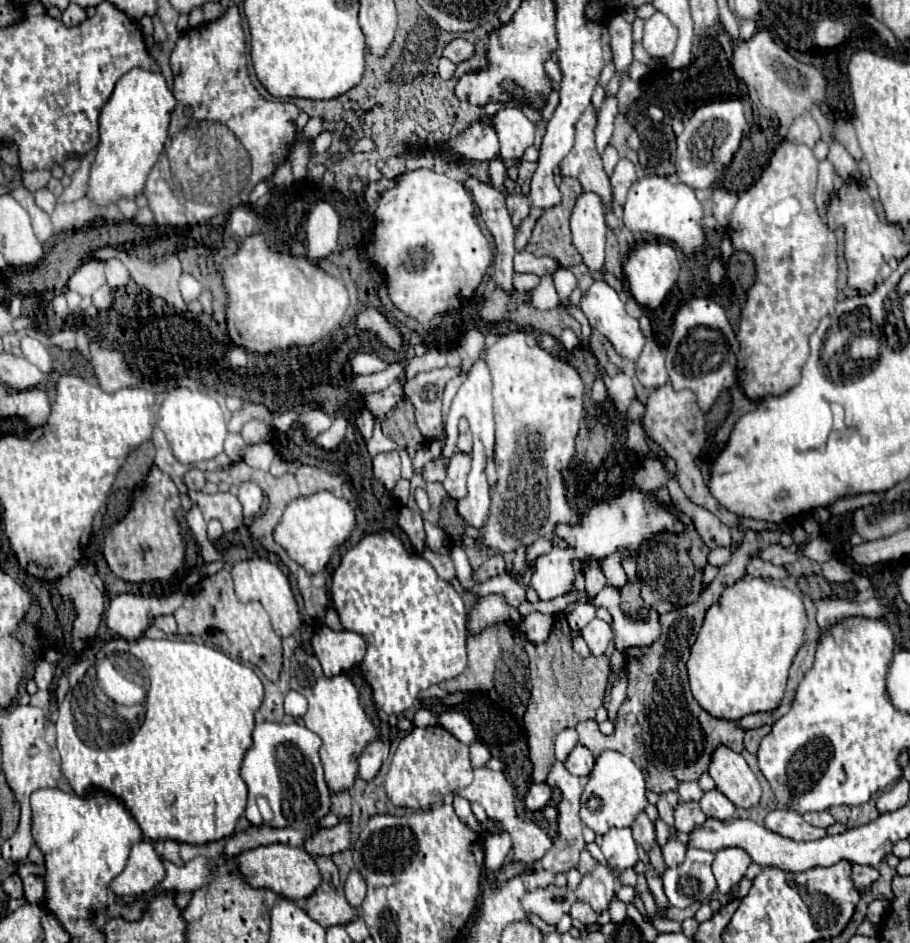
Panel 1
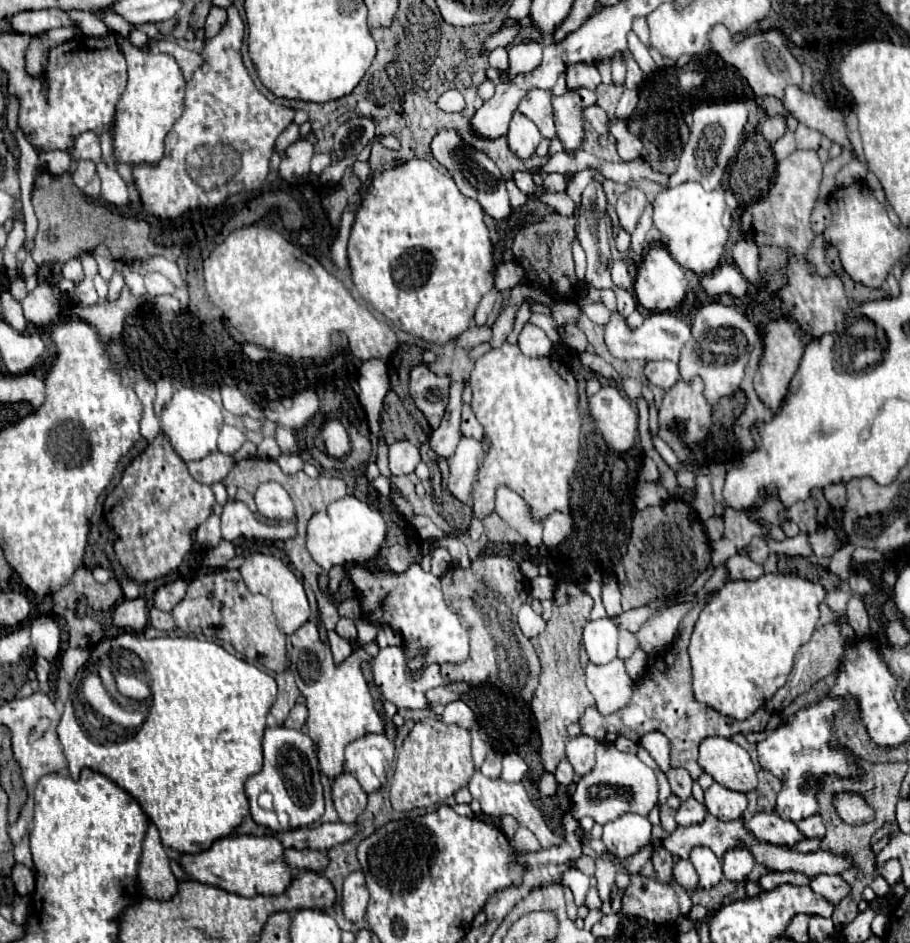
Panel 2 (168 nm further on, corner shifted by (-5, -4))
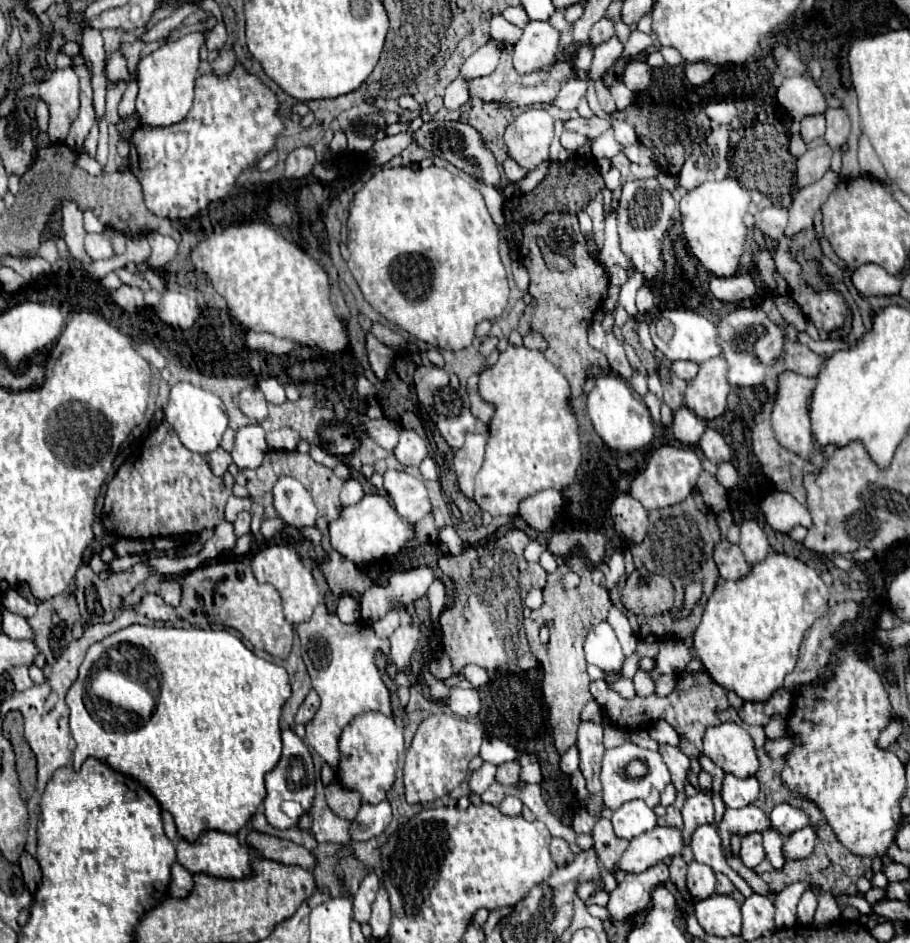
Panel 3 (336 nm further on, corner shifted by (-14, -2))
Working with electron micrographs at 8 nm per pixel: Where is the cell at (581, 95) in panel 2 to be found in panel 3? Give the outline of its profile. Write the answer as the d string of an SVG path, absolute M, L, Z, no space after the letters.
M504 47L502 57L500 57L500 65L496 67L496 71L488 77L480 77L470 81L470 95L472 97L480 97L484 101L496 101L502 105L552 105L554 99L558 97L562 85L574 77L574 71L568 63L564 63L562 59L556 61L550 71L548 69L538 69L534 73L528 75L518 75L512 67L512 47Z

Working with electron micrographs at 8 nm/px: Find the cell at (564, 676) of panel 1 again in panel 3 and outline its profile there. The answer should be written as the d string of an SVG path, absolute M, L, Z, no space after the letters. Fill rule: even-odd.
M576 557L576 573L580 577L580 583L574 589L564 589L562 571L550 573L548 583L544 587L544 605L540 609L532 611L530 617L524 621L532 653L536 655L536 659L540 661L540 665L544 669L542 693L544 693L544 701L550 709L550 725L552 725L552 731L554 731L554 747L560 755L564 751L568 751L572 745L576 745L580 711L592 699L592 695L588 691L590 677L586 673L584 635L590 631L594 617L596 617L596 623L606 619L608 607L610 607L610 599L608 599L606 589L592 583L590 571L584 569L582 557ZM544 623L552 623L548 643L540 643L540 637L538 637L540 627Z

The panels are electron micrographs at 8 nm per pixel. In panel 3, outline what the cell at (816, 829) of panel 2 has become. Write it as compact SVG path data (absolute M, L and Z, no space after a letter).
M806 825L804 829L794 831L788 837L788 841L782 847L784 857L786 859L804 859L804 857L808 857L812 853L814 843L816 843L816 833L814 833L812 825Z

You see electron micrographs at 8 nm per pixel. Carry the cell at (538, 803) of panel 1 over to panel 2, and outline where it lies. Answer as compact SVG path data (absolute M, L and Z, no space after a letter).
M545 773L541 777L541 783L539 783L539 791L543 795L553 795L557 791L557 781L555 781L555 775L553 773Z

